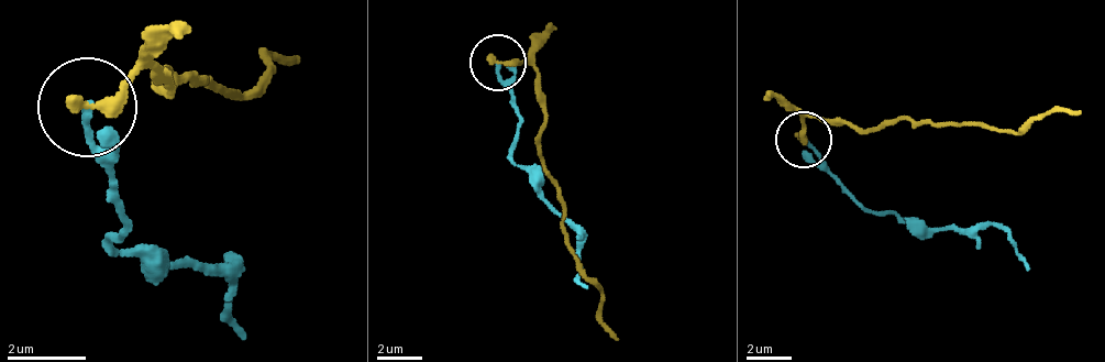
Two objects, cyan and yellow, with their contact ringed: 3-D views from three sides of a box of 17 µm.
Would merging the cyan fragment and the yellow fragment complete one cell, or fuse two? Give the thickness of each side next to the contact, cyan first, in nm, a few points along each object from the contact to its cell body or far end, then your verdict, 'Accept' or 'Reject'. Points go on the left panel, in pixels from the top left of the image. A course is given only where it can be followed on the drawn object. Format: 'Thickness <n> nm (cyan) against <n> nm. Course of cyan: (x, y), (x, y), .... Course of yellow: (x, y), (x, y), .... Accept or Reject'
Thickness 150 nm (cyan) against 360 nm. Course of cyan: (85, 109), (124, 218), (114, 238), (144, 267), (233, 258), (243, 337). Course of yellow: (85, 109), (154, 69), (174, 89), (164, 69), (213, 89), (273, 69), (273, 59), (302, 59). Reject

